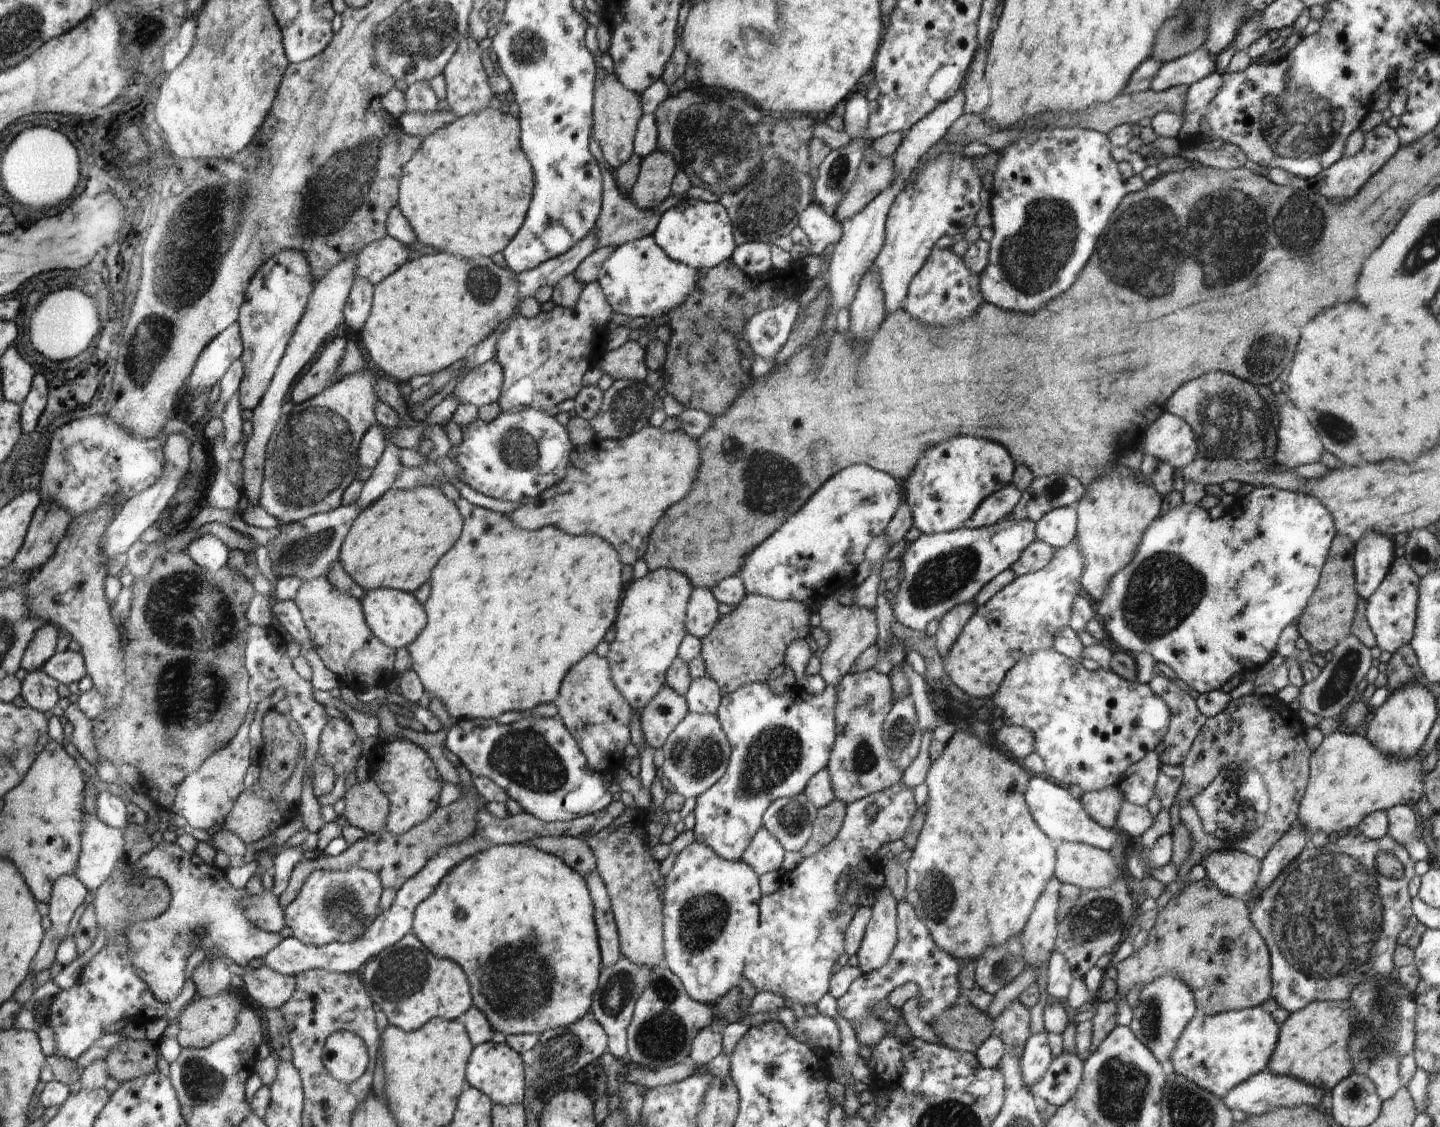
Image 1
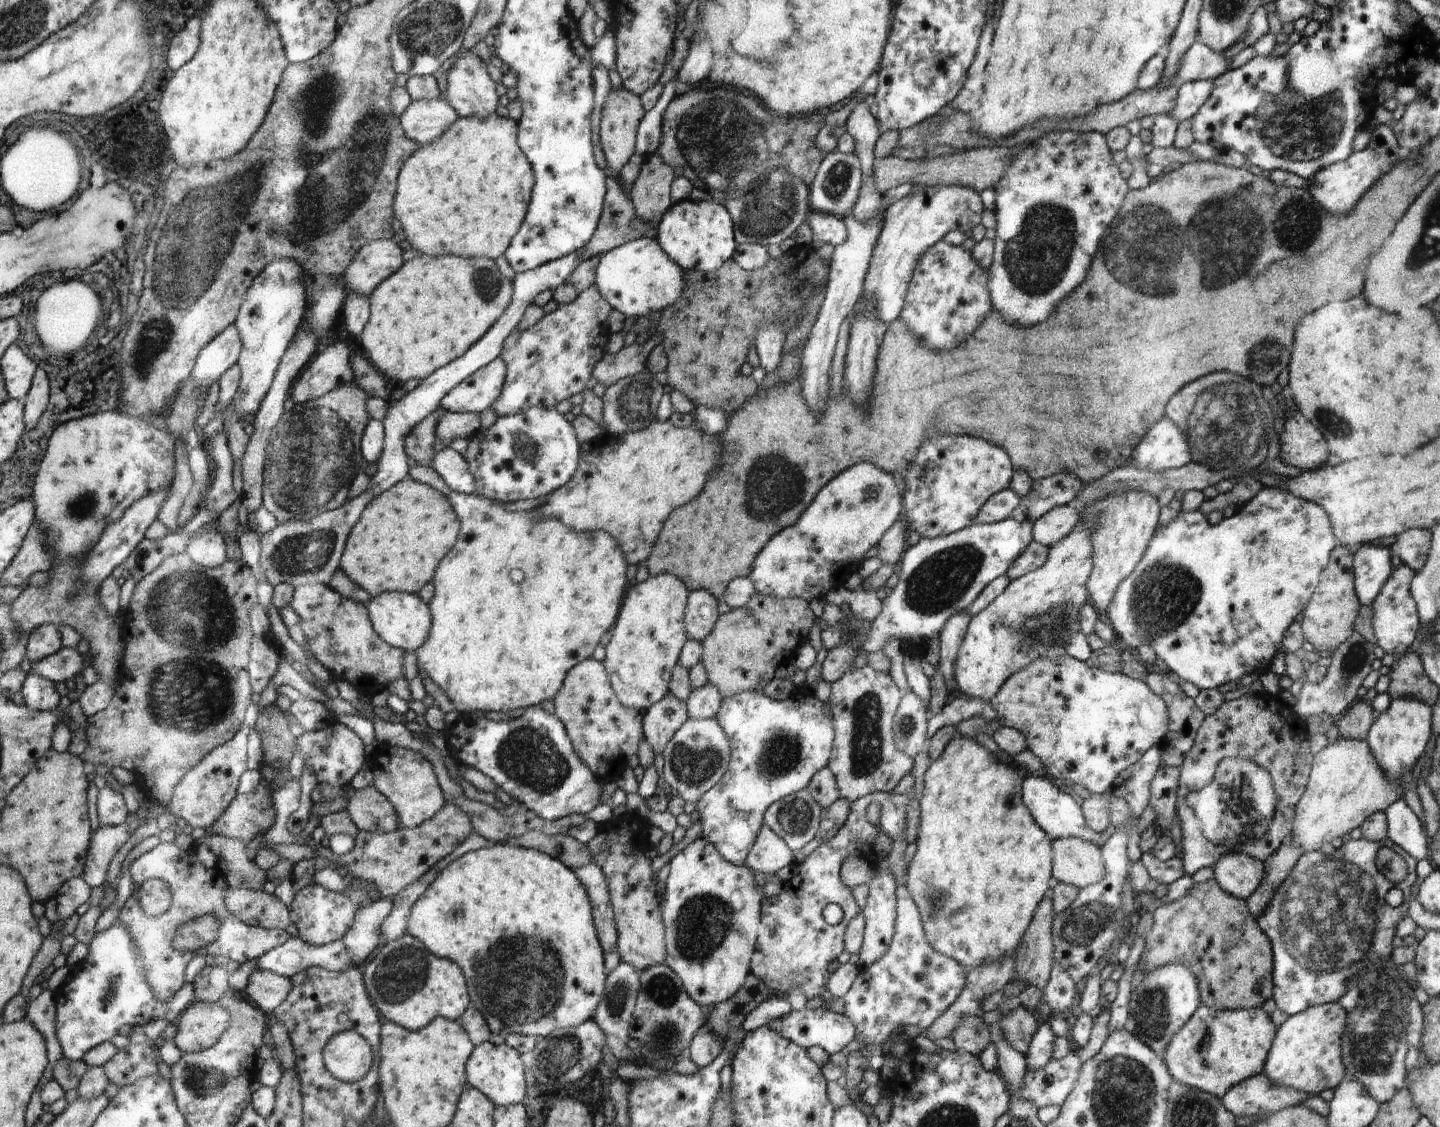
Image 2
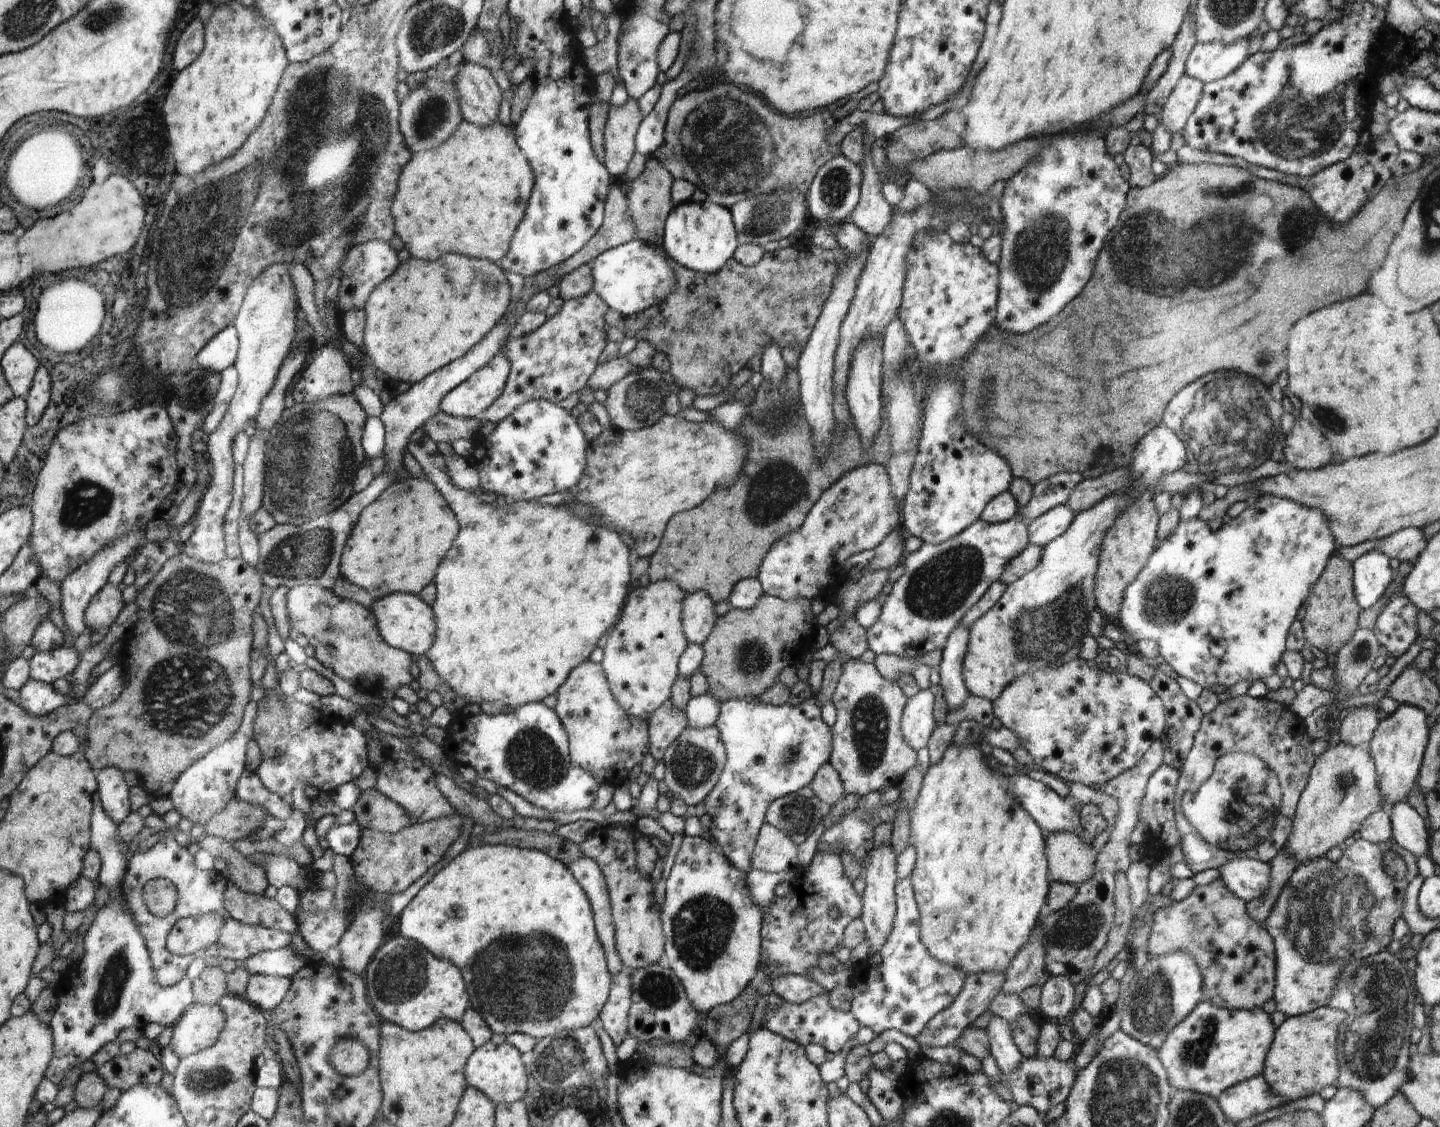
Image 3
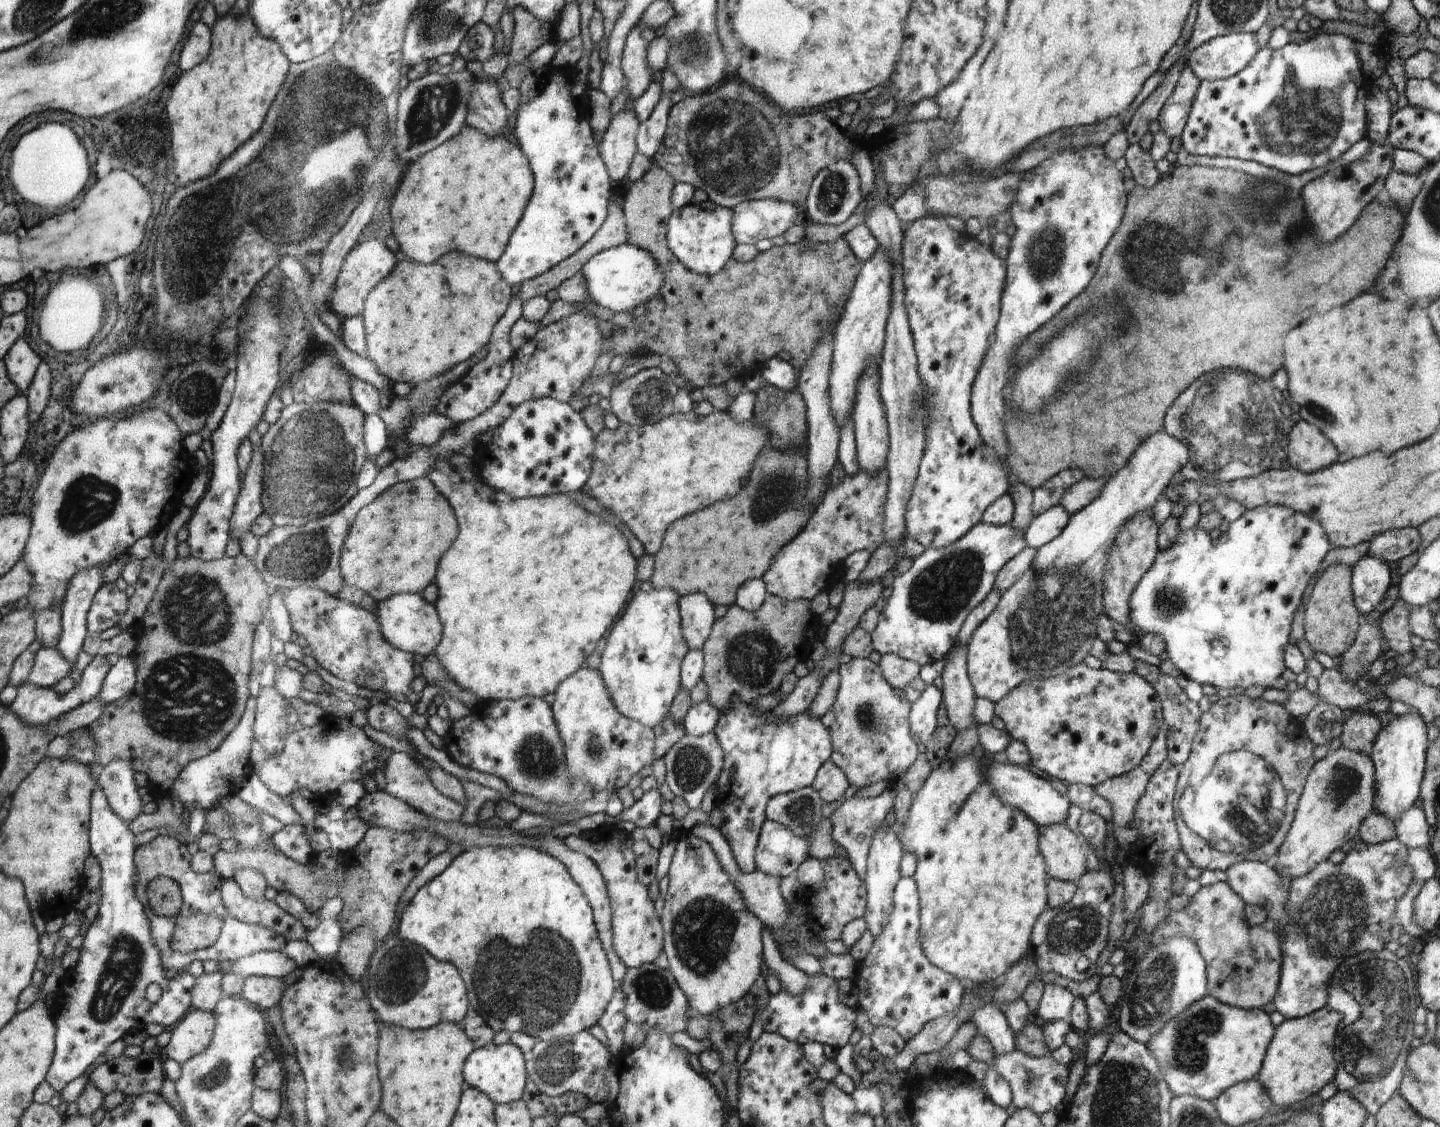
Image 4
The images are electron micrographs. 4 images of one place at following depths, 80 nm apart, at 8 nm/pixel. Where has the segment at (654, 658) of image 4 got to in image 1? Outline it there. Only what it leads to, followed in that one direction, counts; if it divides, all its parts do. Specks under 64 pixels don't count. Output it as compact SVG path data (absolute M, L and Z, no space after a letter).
M658 567L629 584L616 619L616 636L606 656L617 688L633 709L642 710L666 682L668 667L687 635L687 604L695 585L684 573L668 567Z

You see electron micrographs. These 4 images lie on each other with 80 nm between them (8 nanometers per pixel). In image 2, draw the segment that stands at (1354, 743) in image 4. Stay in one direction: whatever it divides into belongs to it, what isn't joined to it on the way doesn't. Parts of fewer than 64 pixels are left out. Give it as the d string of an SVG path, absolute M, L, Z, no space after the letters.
M1358 699L1351 707L1337 718L1335 725L1339 728L1340 736L1347 739L1365 739L1375 721L1373 708L1369 702Z

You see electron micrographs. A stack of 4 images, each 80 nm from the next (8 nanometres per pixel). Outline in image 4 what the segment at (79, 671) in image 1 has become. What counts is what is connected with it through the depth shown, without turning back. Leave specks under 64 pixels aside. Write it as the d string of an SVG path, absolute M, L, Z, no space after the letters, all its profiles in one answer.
M42 647L36 655L35 668L30 675L28 683L34 683L44 688L52 688L59 680L70 677L70 672L75 670L75 664L63 655L56 647Z

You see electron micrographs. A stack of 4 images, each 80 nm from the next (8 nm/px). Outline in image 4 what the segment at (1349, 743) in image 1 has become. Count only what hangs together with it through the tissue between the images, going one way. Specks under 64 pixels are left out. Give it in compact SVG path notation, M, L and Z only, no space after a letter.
M1341 745L1315 761L1308 773L1290 828L1271 863L1277 873L1290 880L1298 878L1324 862L1346 842L1357 839L1362 821L1374 810L1375 794L1375 766L1371 755L1354 752Z

